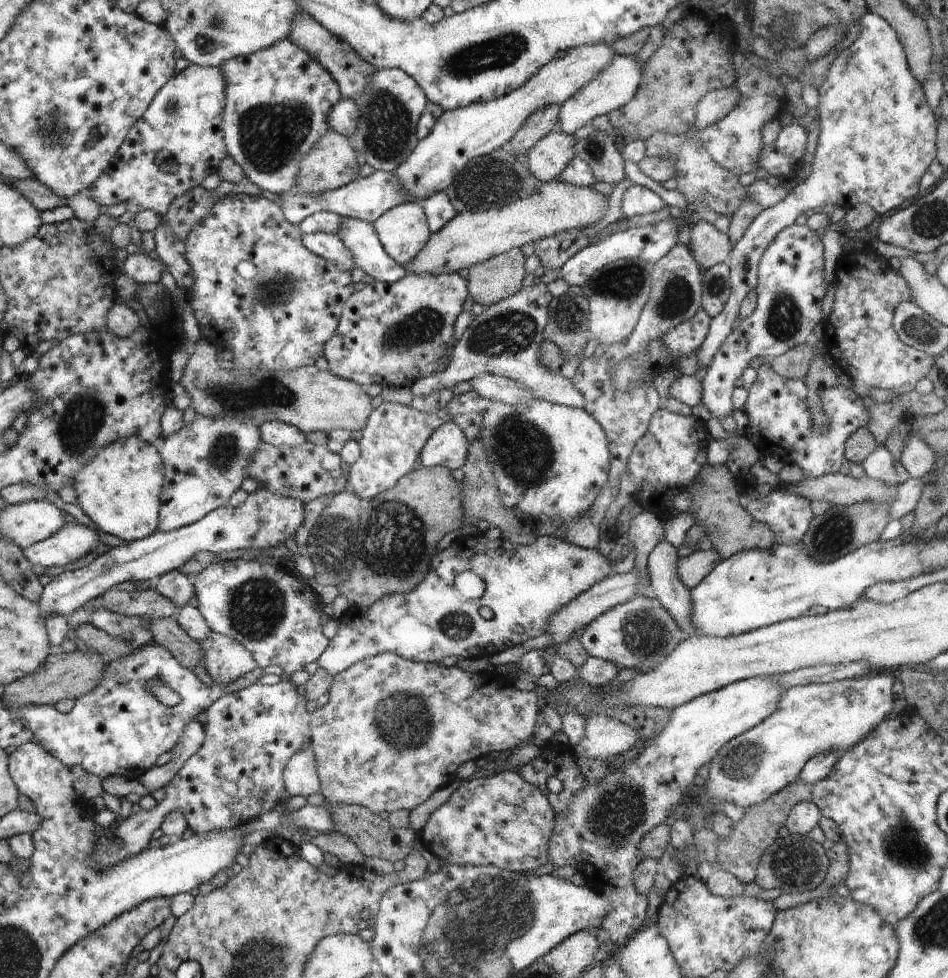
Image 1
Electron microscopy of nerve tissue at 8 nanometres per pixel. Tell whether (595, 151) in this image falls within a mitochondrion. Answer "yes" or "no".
yes

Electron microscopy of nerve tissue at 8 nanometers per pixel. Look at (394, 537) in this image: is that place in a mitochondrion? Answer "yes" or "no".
yes

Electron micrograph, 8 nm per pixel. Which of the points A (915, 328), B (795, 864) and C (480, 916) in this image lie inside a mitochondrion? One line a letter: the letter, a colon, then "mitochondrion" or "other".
A: mitochondrion
B: mitochondrion
C: mitochondrion

